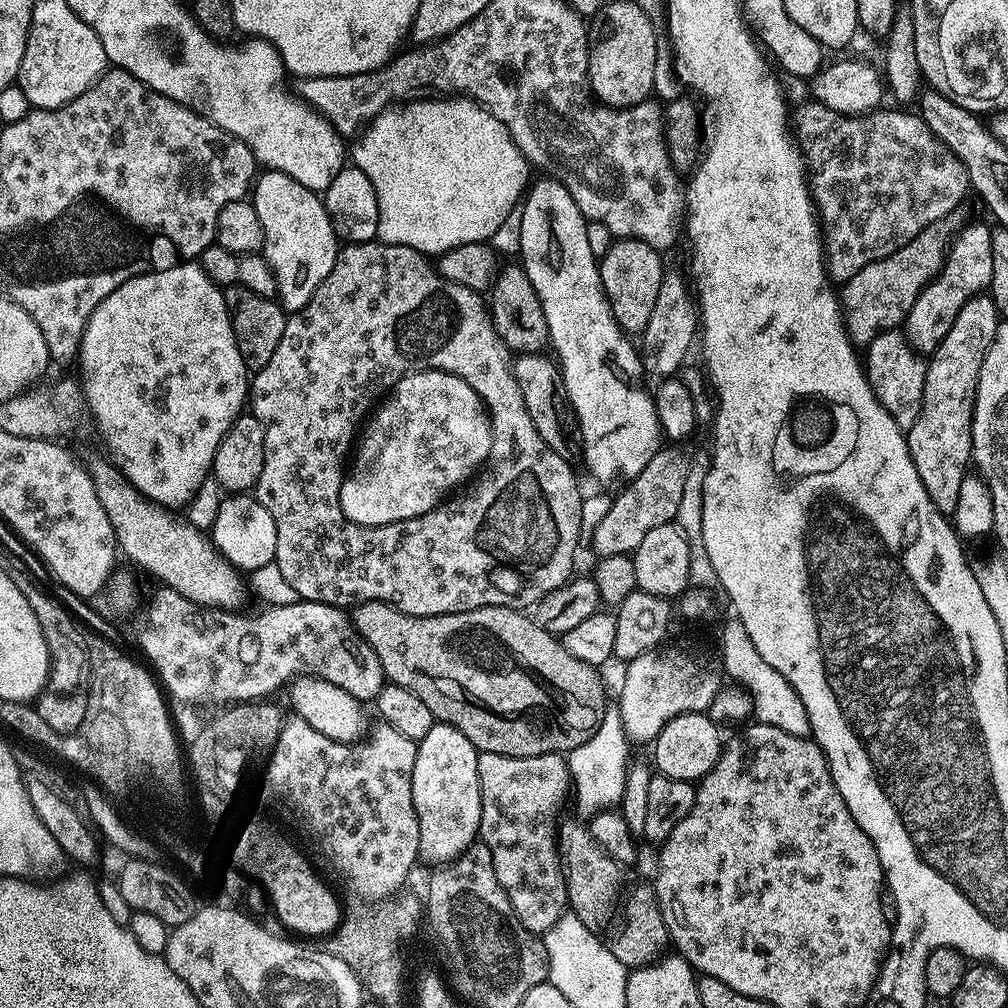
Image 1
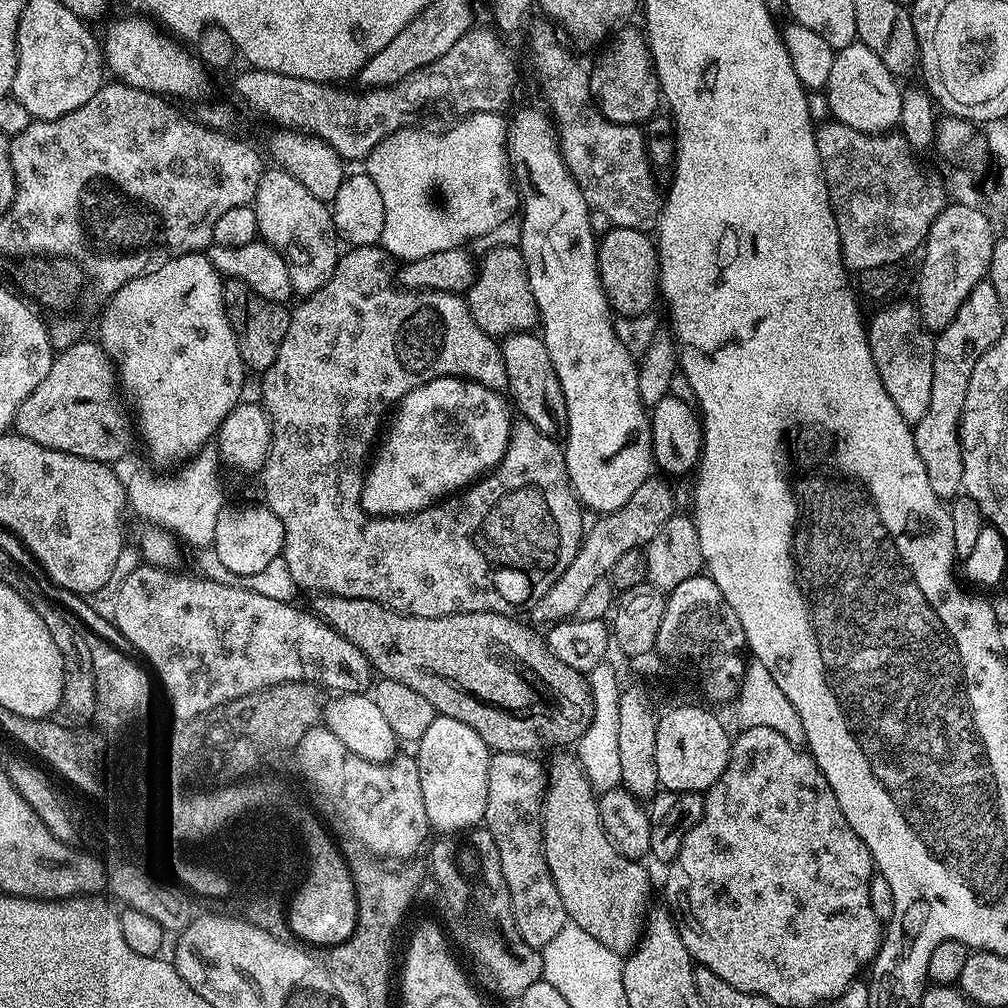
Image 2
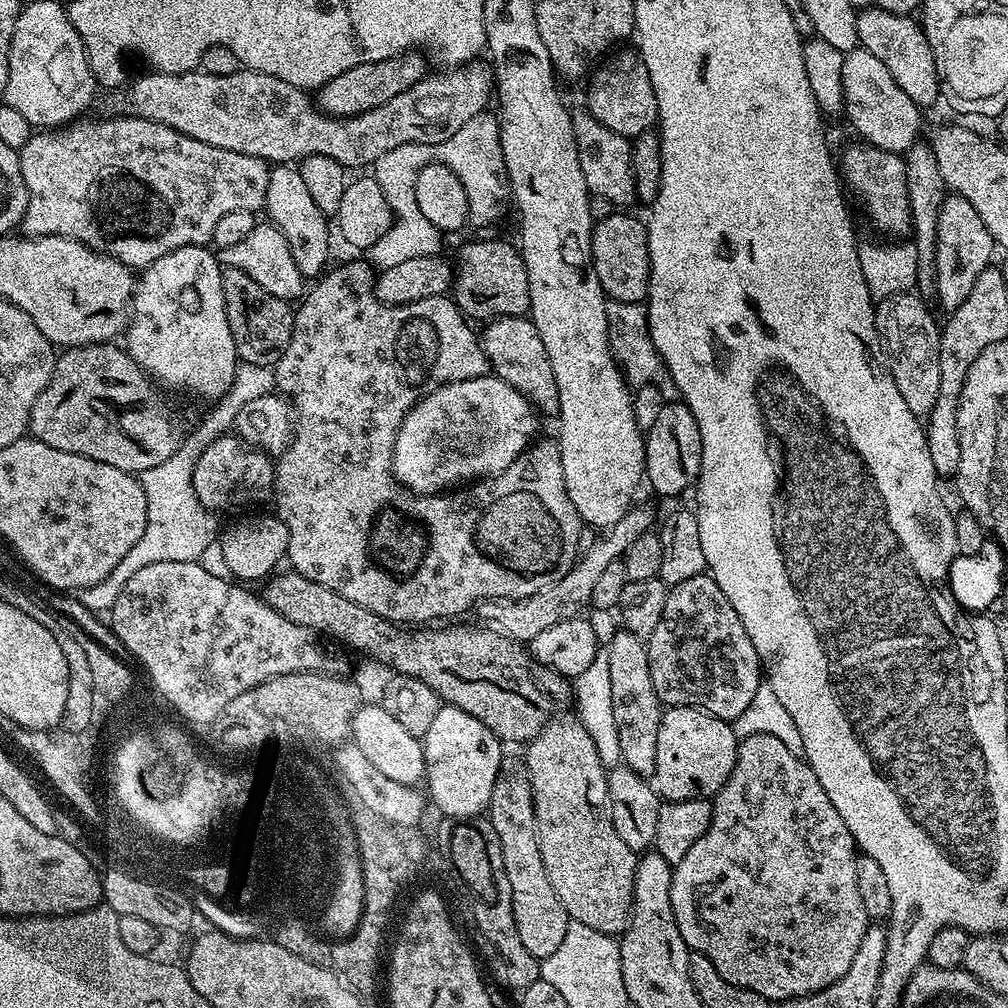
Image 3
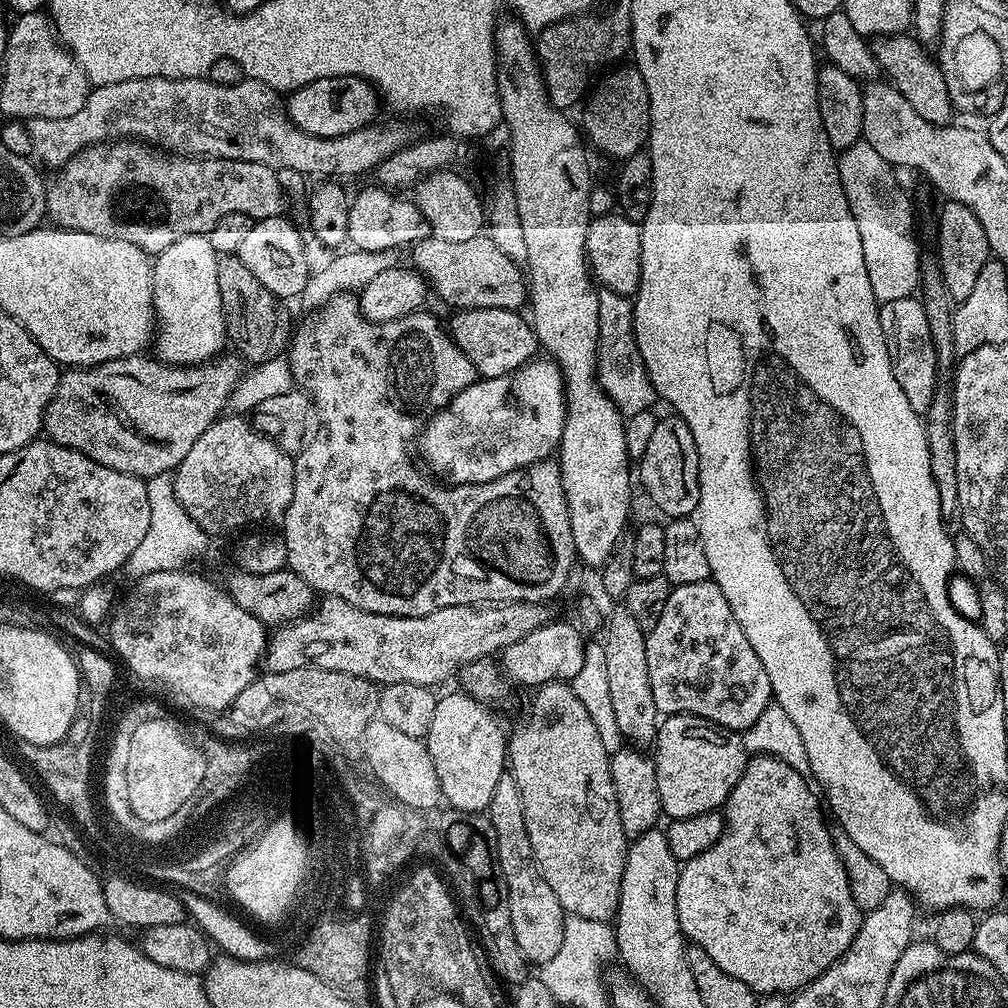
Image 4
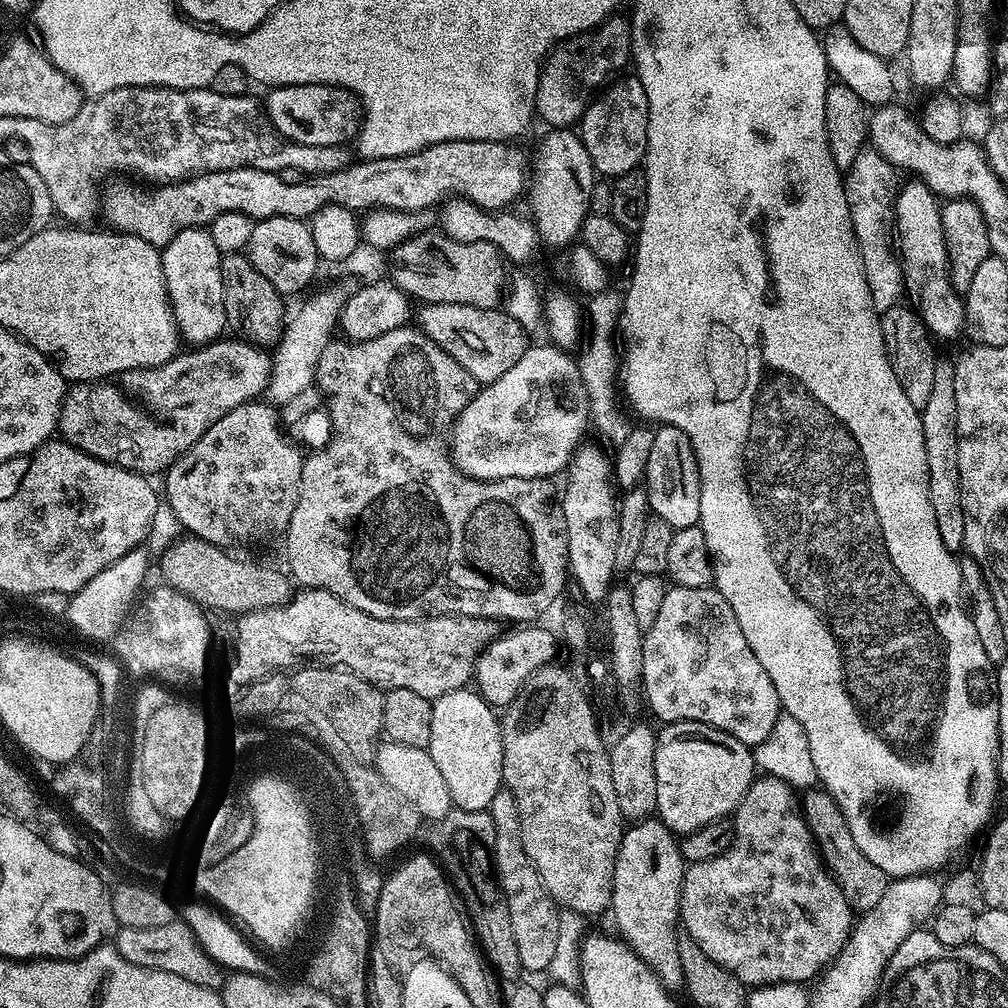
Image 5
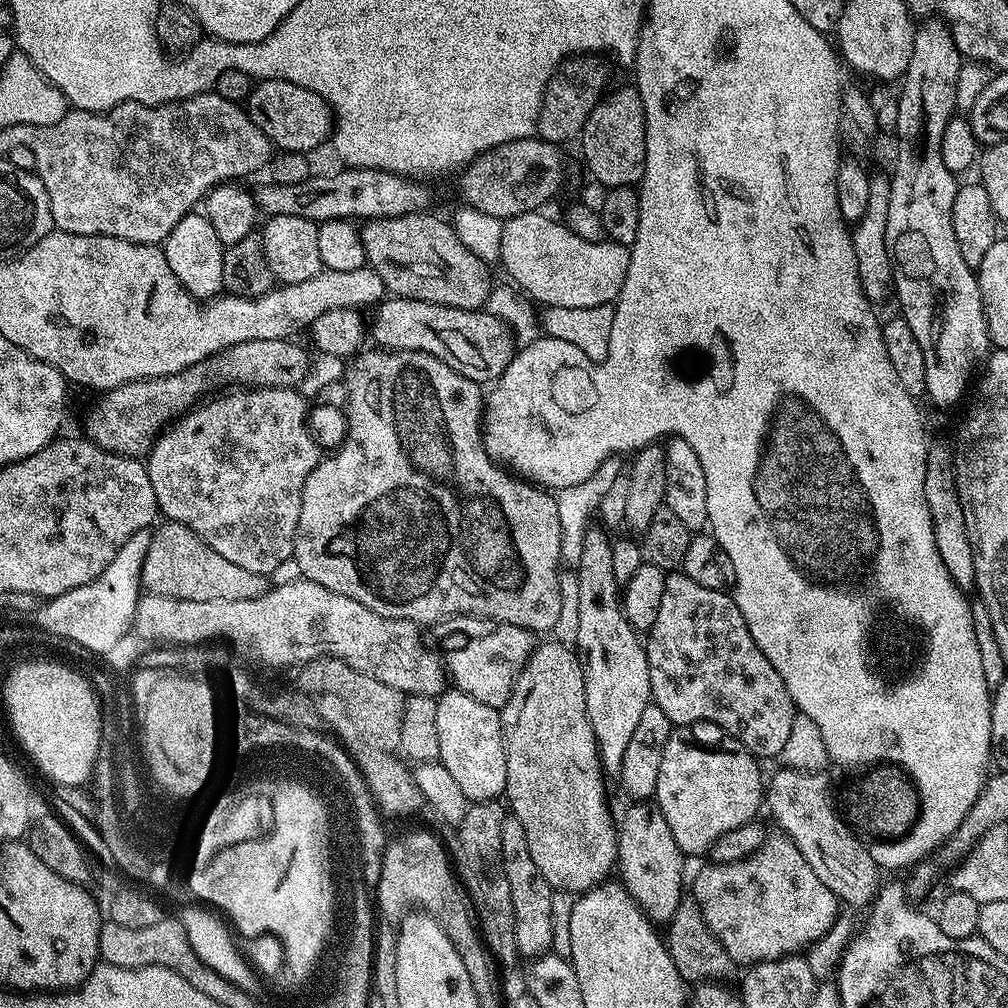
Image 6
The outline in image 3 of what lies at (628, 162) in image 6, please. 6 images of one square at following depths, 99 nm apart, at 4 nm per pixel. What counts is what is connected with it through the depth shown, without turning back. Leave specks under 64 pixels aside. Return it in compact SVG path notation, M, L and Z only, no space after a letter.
M635 51L619 52L612 54L617 54L617 56L609 55L591 73L590 79L587 81L589 84L586 111L606 130L613 131L619 136L635 138L641 136L643 132L649 131L657 123L656 95L654 86L650 86L650 74L639 54Z

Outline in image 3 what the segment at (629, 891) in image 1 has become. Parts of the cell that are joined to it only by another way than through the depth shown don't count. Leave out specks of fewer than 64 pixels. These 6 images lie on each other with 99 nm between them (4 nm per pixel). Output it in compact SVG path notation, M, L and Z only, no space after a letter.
M549 719L548 723L540 729L540 732L533 740L529 740L523 749L522 763L528 770L529 777L532 782L532 806L534 808L534 822L536 823L536 837L538 838L538 850L542 854L542 866L546 866L546 878L550 882L550 886L554 886L554 894L558 894L558 902L562 902L562 906L566 909L569 917L575 923L582 926L590 926L590 930L598 930L604 932L608 936L616 936L623 933L628 926L628 917L632 915L632 891L634 890L634 878L636 877L636 861L637 853L630 850L630 846L626 846L626 842L622 842L622 838L618 838L618 834L614 830L612 820L608 817L608 778L606 775L605 765L601 764L598 758L598 752L594 750L594 742L584 729L579 719L572 720L556 720Z

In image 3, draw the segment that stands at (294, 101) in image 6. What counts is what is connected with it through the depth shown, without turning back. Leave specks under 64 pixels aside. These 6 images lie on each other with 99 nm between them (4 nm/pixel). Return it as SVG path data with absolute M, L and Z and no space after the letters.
M413 50L391 60L354 66L338 74L338 78L330 78L330 82L320 85L314 96L315 107L329 116L341 118L366 114L366 110L374 110L374 106L382 106L382 102L398 98L398 94L417 84L426 75L423 59L425 60L425 57L419 51Z

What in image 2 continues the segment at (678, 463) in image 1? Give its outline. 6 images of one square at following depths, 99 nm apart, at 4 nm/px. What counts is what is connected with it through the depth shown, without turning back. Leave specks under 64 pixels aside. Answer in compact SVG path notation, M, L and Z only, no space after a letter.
M656 479L644 480L642 486L638 486L638 490L630 494L626 506L618 506L618 510L603 513L593 529L584 533L576 557L570 562L570 566L566 566L562 578L558 578L558 582L554 582L550 590L546 590L541 600L535 601L534 609L536 608L538 619L548 620L547 622L569 619L575 613L578 602L586 598L590 586L605 579L611 573L614 562L622 558L622 554L635 548L643 549L652 541L654 534L658 534L658 530L666 526L669 518L677 515L676 496L672 493L671 486L667 484L669 481Z

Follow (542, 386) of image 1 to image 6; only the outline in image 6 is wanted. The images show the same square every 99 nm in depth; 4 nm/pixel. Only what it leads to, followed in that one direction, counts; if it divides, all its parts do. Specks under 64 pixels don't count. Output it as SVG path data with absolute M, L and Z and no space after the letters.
M392 296L375 309L370 336L389 352L425 352L443 358L450 367L477 382L494 382L510 366L518 348L504 320L483 310L458 310L434 302Z

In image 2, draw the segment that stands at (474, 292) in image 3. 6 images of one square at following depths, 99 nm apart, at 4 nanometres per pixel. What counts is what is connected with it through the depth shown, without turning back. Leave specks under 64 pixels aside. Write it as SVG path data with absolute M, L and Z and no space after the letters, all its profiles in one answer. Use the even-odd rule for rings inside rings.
M519 247L491 249L482 256L479 273L466 293L468 309L488 336L503 338L514 332L532 332L540 324L538 302L530 290L528 267ZM535 326L535 327L534 327Z

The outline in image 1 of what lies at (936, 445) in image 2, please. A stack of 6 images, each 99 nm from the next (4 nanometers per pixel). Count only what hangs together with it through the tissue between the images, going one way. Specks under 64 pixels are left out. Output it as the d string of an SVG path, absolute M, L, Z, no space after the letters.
M981 294L970 298L954 318L954 326L930 354L927 361L926 386L918 422L906 433L908 453L930 494L930 502L940 512L955 513L958 490L972 459L972 411L976 405L978 374L982 370L984 355L996 336L998 313L991 295Z

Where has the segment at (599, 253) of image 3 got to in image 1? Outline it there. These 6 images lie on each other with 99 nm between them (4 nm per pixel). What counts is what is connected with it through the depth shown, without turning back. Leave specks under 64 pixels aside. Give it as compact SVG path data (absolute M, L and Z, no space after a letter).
M620 238L609 247L609 252L598 260L600 277L610 310L618 326L626 334L642 334L646 322L650 322L650 313L654 310L654 301L658 299L658 290L666 275L666 267L660 261L661 253L641 240Z

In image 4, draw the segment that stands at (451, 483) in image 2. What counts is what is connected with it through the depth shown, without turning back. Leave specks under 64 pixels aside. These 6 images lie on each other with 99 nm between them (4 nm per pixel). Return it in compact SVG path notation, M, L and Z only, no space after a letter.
M540 359L529 360L511 376L477 379L429 419L418 437L418 445L421 458L428 463L427 471L433 477L447 478L452 484L485 484L520 468L528 468L540 460L547 460L557 451L566 415L564 375L555 360Z

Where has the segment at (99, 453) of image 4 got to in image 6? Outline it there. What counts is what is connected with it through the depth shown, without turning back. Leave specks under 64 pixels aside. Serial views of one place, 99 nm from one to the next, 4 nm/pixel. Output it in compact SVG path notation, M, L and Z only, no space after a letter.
M238 342L238 346L230 346L219 356L210 356L204 363L190 366L178 374L135 380L107 389L101 395L104 397L85 414L83 435L108 452L133 458L143 457L173 418L183 416L197 401L207 397L213 390L220 390L225 386L296 388L307 378L310 371L310 355L308 356L302 345L296 343L300 342Z

